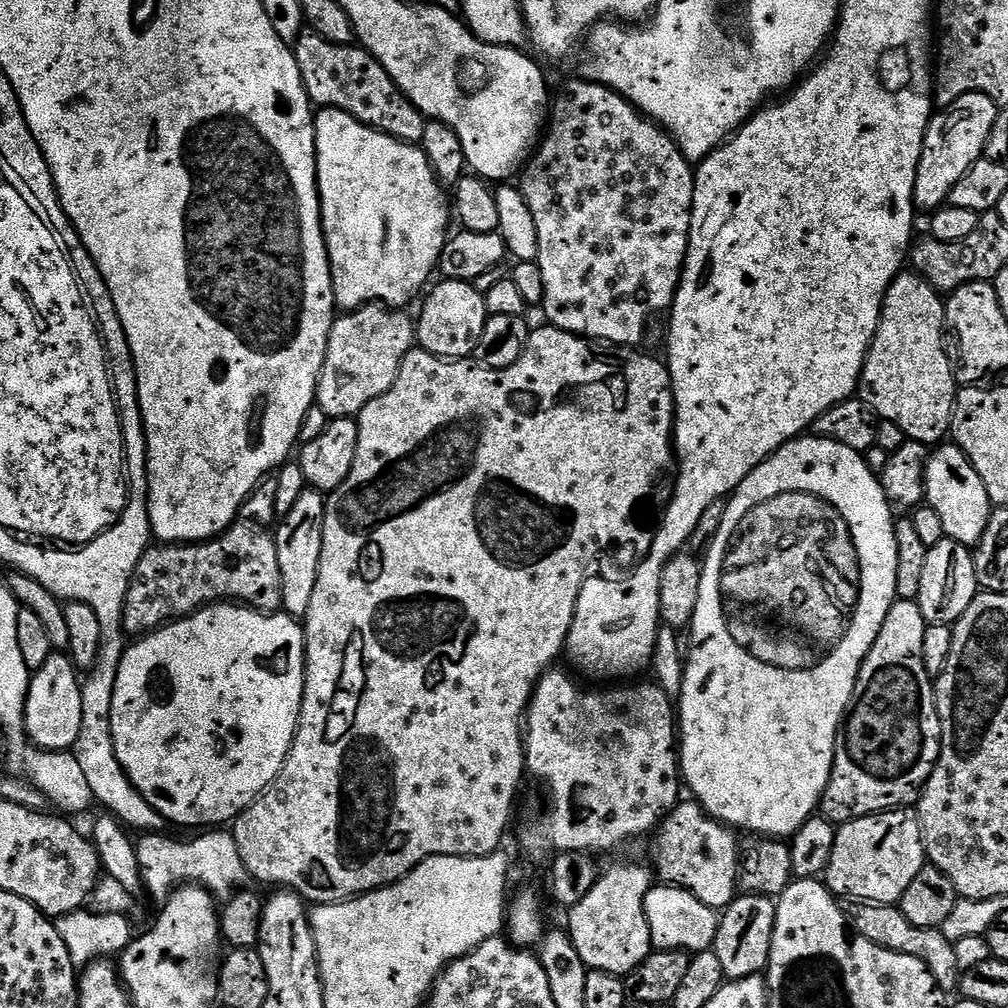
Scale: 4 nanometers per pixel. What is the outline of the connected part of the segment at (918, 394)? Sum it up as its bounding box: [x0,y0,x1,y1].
[858,270,958,446]

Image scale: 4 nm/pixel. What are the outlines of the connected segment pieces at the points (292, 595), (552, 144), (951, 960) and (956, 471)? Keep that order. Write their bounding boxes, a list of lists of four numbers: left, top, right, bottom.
[[274,490,325,618],[518,78,696,346],[846,902,962,994],[924,443,994,546]]

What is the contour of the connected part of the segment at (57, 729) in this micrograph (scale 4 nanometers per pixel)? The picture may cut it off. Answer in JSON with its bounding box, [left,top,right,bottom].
[24,650,82,752]

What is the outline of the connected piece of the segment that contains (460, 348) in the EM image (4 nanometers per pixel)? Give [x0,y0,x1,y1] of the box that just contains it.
[416,279,490,360]

